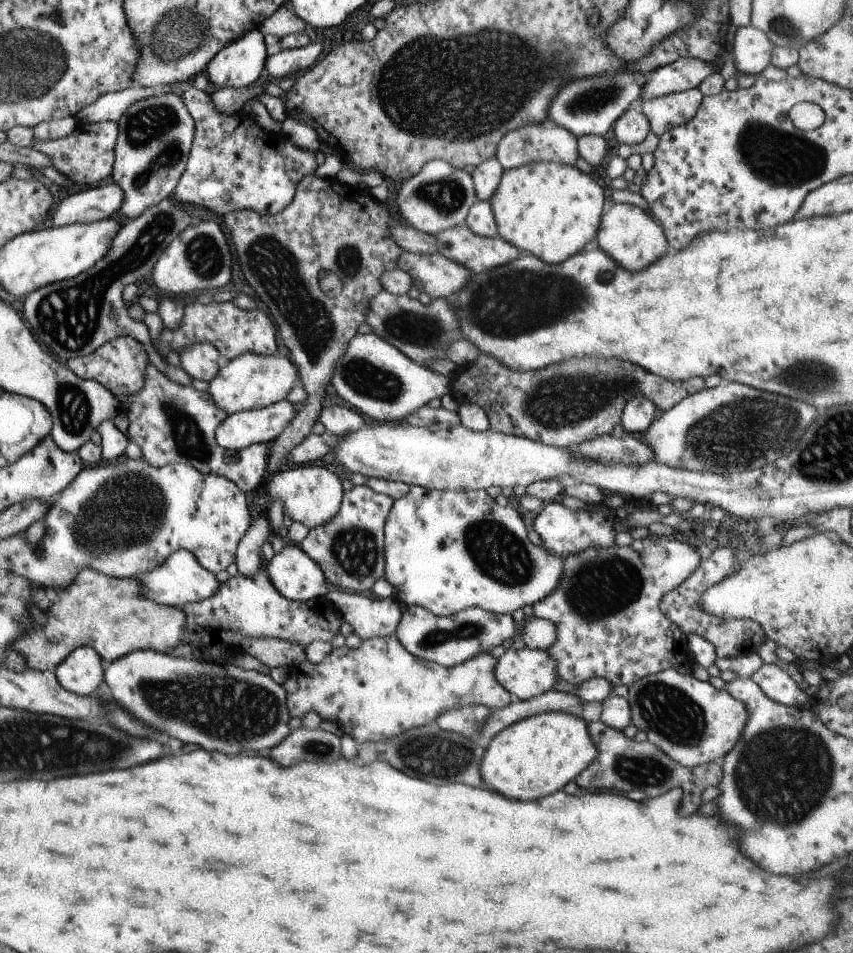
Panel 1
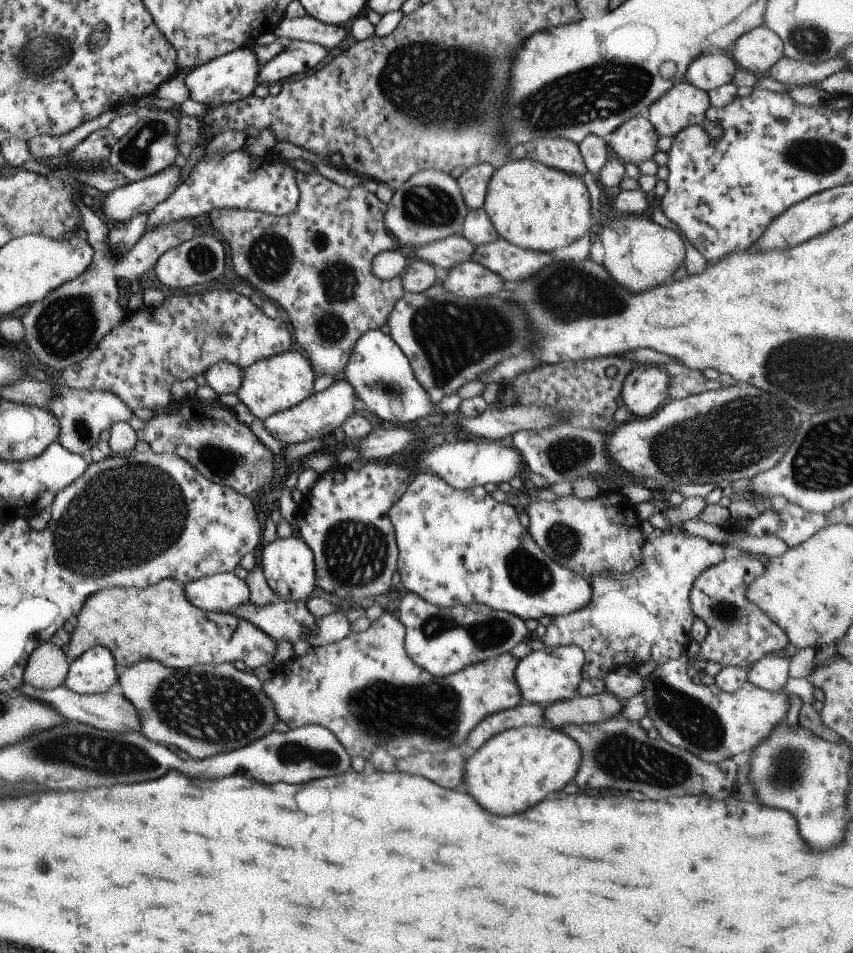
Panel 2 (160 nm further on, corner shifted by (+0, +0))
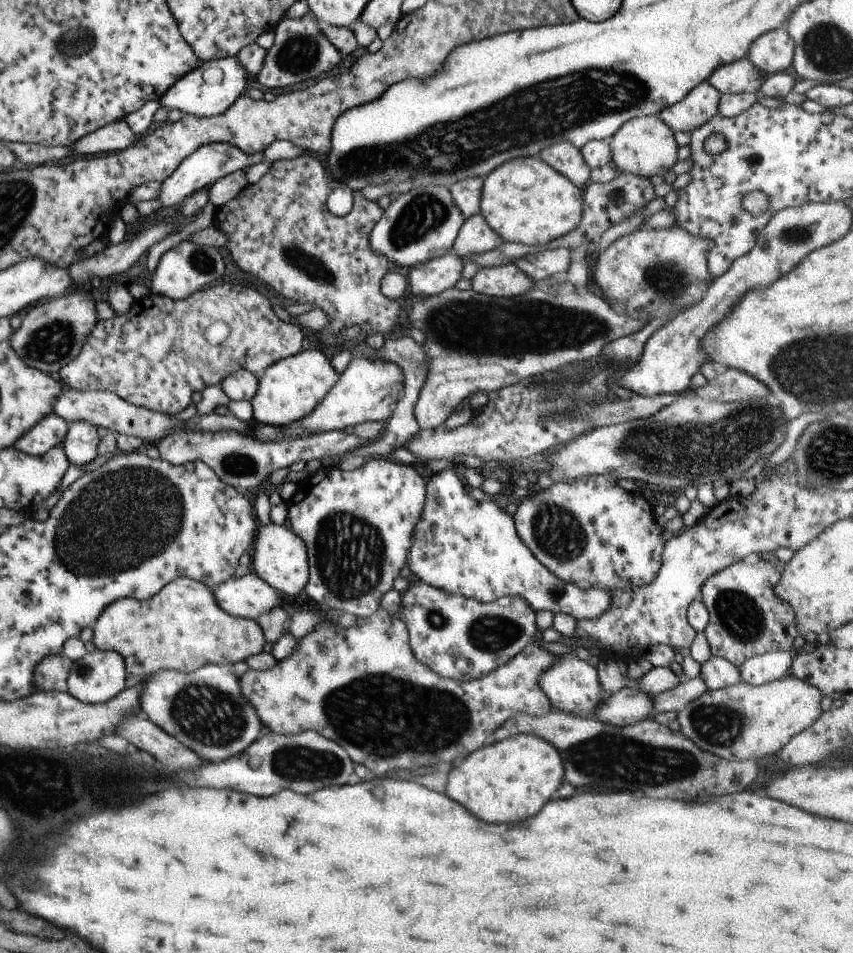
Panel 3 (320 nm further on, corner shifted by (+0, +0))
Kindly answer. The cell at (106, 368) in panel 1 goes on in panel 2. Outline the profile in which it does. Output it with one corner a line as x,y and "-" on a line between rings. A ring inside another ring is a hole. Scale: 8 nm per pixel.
217,288
205,294
181,294
165,298
157,308
143,305
127,314
121,324
109,330
87,358
61,371
61,381
77,390
101,390
115,394
132,413
136,408
163,410
174,401
169,393
173,382
203,374
215,362
225,362
240,370
259,360
282,354
291,346
291,331
282,319
267,318
248,298
233,290

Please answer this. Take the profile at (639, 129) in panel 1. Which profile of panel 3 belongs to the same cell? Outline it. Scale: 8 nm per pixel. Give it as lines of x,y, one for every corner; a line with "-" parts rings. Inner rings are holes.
646,115
627,120
607,139
610,161
617,172
627,172
635,176
649,178
671,170
677,156
677,144
673,140
673,130
667,128
657,115

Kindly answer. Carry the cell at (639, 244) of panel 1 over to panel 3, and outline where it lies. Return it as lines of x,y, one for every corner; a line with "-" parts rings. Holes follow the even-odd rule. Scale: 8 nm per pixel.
639,228
615,238
597,256
593,280
604,299
613,298
625,304
623,310
627,316
657,326
703,298
709,248
711,242
707,238
691,236
682,228

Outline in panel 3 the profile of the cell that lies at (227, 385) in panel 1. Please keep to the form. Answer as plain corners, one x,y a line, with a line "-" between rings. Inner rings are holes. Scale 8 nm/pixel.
319,350
297,352
293,356
273,362
257,377
255,394
249,400
251,419
259,424
277,427
301,420
323,400
323,396
333,388
337,380
339,374
333,370
331,362

